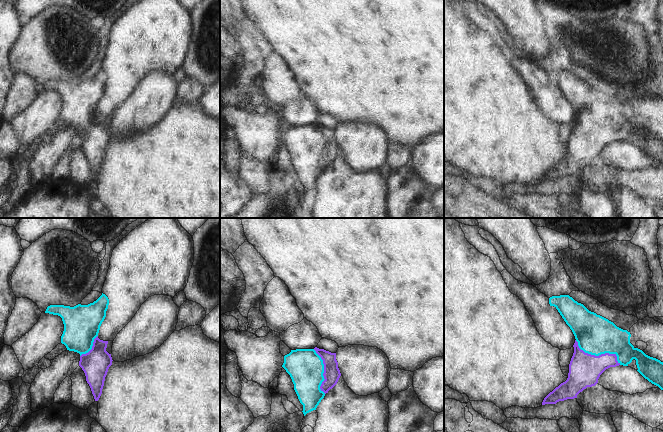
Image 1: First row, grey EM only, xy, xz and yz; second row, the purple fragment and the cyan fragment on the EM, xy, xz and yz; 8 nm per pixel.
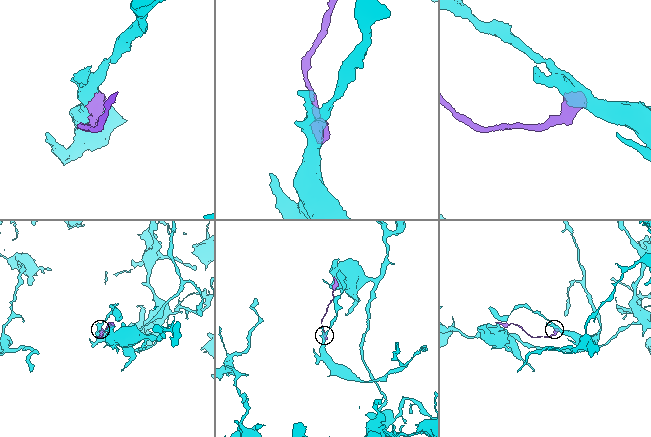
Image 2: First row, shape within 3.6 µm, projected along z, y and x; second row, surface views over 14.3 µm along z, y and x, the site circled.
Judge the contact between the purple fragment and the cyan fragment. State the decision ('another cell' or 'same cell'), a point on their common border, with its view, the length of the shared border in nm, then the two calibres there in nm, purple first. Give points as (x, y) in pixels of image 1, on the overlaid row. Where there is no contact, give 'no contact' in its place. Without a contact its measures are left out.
same cell; meets purple in yz at (599, 355); contact 420 nm long; 260 nm thick on the purple side, 320 nm on the other

